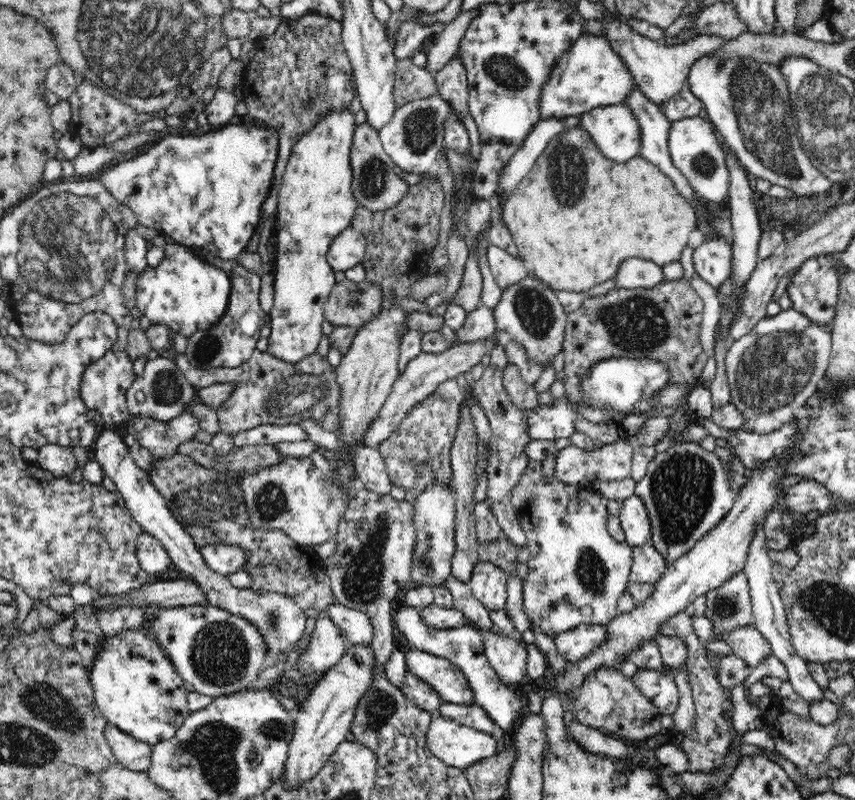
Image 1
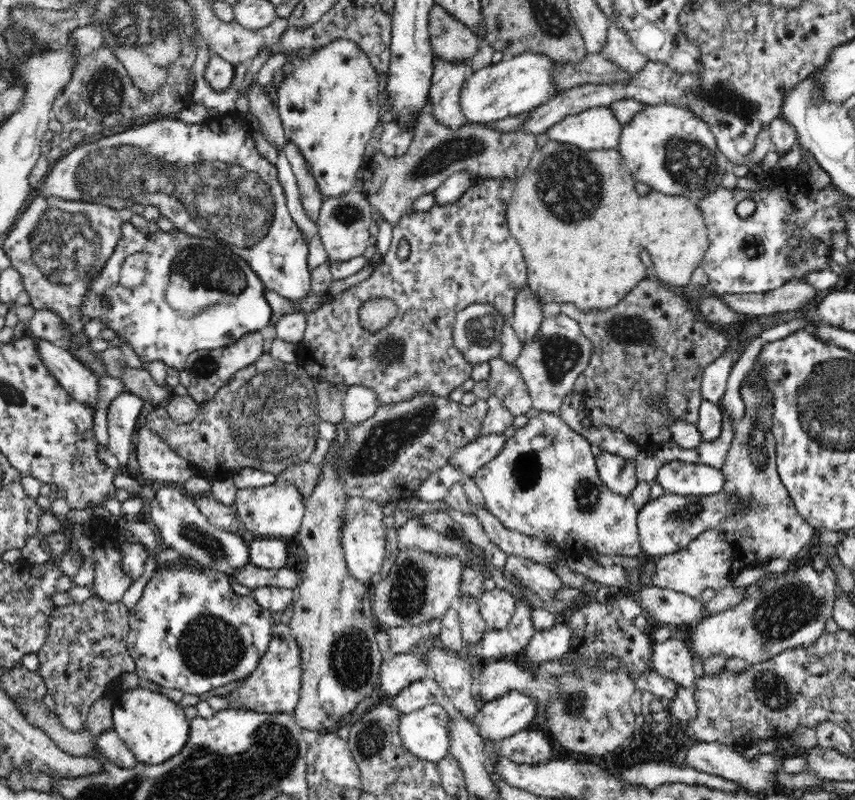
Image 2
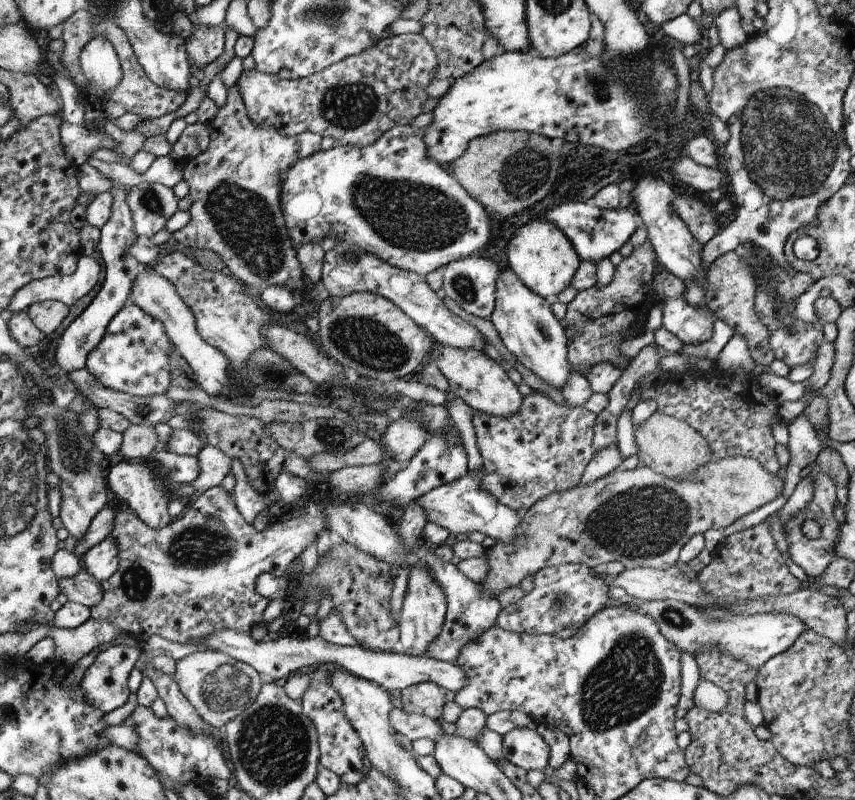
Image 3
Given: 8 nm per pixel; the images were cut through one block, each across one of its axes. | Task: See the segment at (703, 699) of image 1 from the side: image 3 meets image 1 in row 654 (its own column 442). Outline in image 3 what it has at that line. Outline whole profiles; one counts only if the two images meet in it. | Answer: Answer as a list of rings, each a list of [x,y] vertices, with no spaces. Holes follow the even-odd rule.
[[[430,681],[402,689],[401,696],[406,696],[404,710],[408,710],[408,706],[412,706],[413,710],[419,714],[436,720],[441,718],[442,707],[448,701],[447,690]]]

